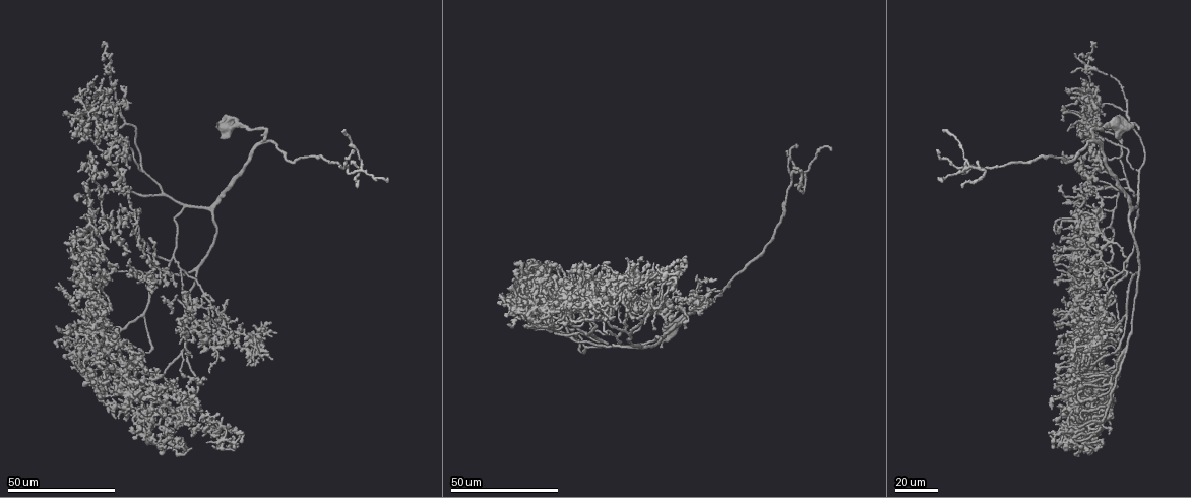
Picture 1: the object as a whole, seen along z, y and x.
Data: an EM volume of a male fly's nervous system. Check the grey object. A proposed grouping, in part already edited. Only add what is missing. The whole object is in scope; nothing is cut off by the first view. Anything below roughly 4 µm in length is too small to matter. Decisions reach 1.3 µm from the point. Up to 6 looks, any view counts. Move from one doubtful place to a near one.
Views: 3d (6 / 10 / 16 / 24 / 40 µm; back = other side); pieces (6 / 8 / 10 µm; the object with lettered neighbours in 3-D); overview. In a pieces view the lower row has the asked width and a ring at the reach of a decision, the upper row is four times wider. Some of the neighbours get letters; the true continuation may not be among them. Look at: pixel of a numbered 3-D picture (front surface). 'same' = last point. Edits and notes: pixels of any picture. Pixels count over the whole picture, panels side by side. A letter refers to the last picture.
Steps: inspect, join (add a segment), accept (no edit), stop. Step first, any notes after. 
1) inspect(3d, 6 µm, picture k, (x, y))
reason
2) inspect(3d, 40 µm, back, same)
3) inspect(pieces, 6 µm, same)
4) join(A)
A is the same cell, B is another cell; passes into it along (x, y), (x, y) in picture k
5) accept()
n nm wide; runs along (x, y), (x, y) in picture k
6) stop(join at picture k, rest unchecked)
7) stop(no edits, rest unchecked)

inspect(3d, 24 µm, picture 1, (612, 343))
free end

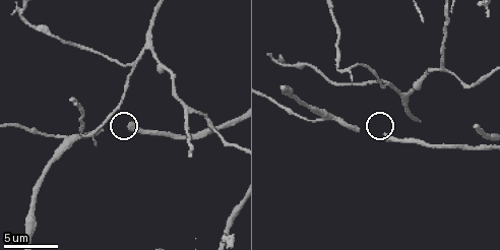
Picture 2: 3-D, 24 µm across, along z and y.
inspect(pieces, 6 µm, picture 2, (386, 135))

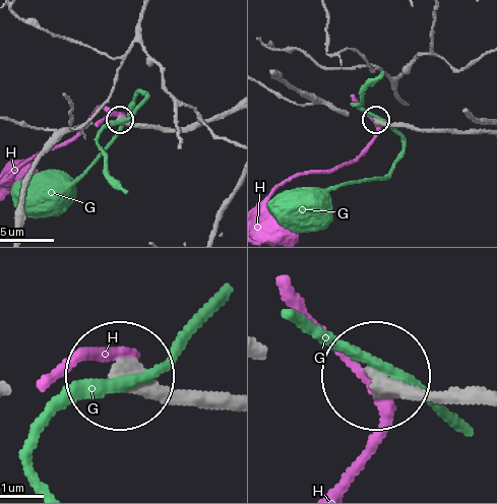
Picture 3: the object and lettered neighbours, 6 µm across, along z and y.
accept()
G and H are other cells; runs along (231, 109), (173, 130), (132, 127), (119, 120) in picture 3; none of them fits

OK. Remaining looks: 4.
inspect(3d, 40 µm, picture 1, (537, 261))
end of a long branch

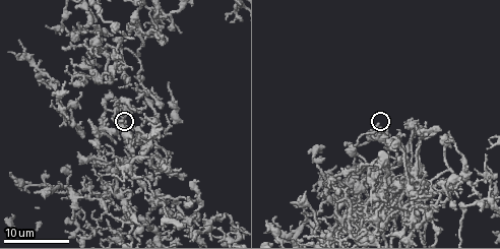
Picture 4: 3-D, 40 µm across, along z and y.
inspect(pieces, 6 µm, picture 4, (379, 124))

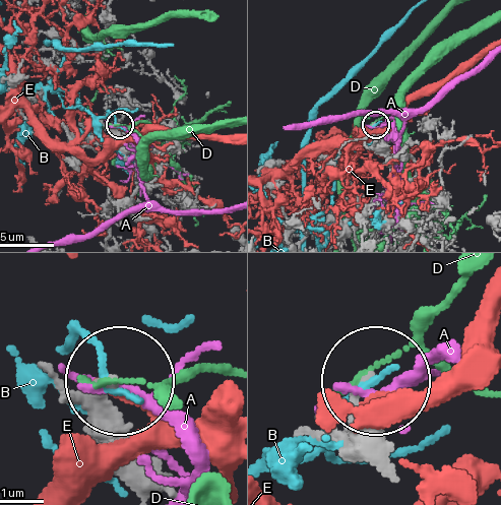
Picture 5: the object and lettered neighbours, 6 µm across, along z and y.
accept()
A, B, D and E are other cells; none of them fits

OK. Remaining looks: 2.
inspect(3d, 24 µm, picture 1, (555, 335))
an open end

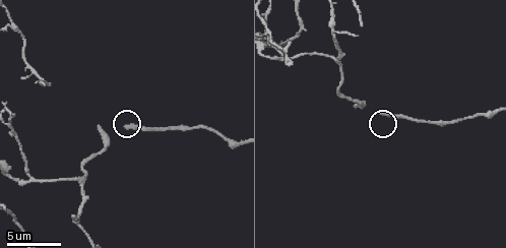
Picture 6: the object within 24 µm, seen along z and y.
inspect(pieces, 10 µm, picture 6, (380, 112))

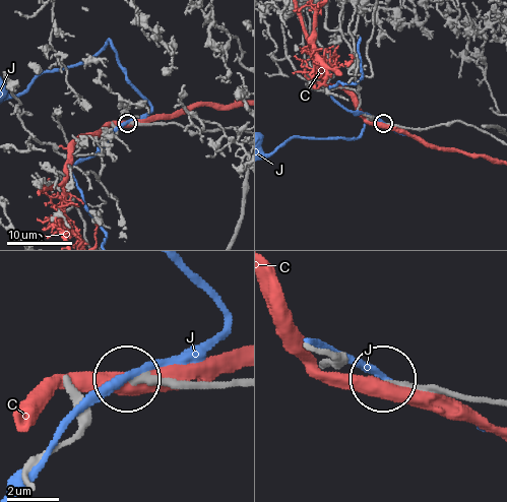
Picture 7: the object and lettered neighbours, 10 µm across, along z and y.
accept()
C and J are other cells; runs along (491, 400), (382, 382) in picture 7; none of them fits

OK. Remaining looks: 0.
stop(no edits, rest unchecked)

